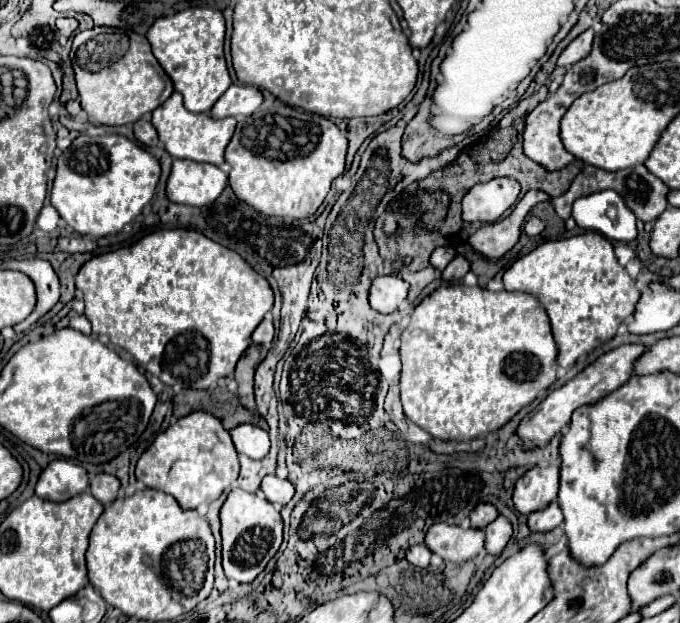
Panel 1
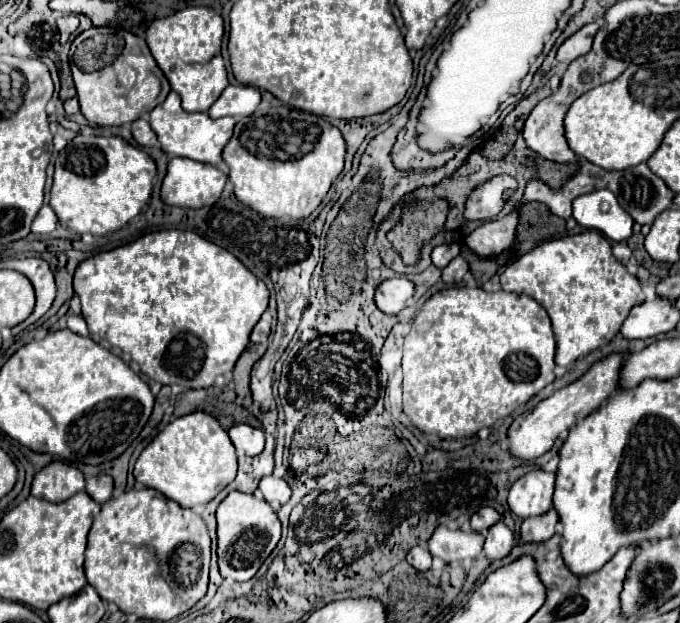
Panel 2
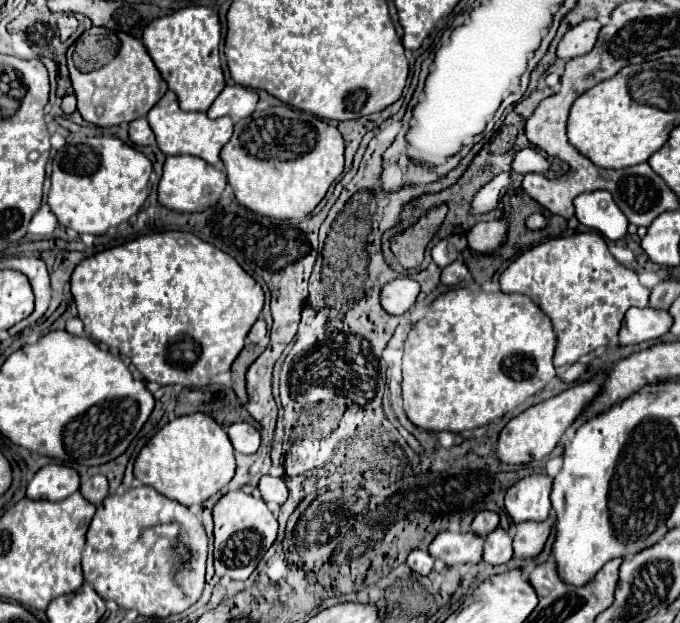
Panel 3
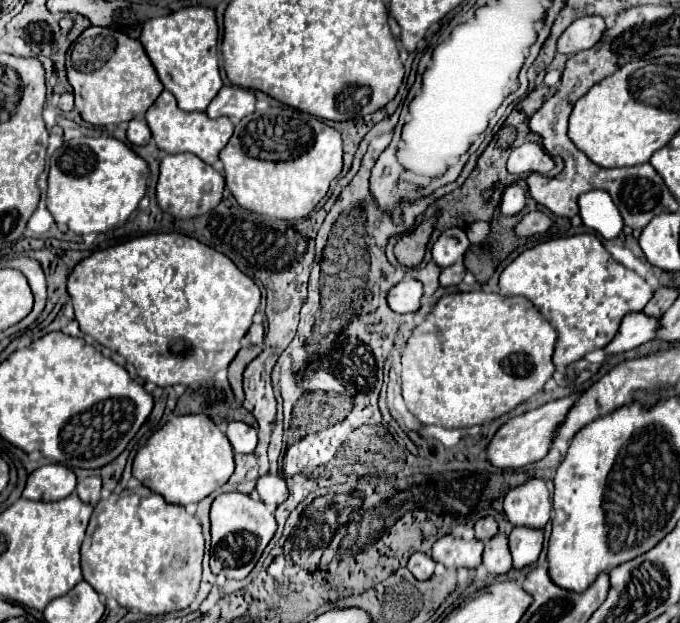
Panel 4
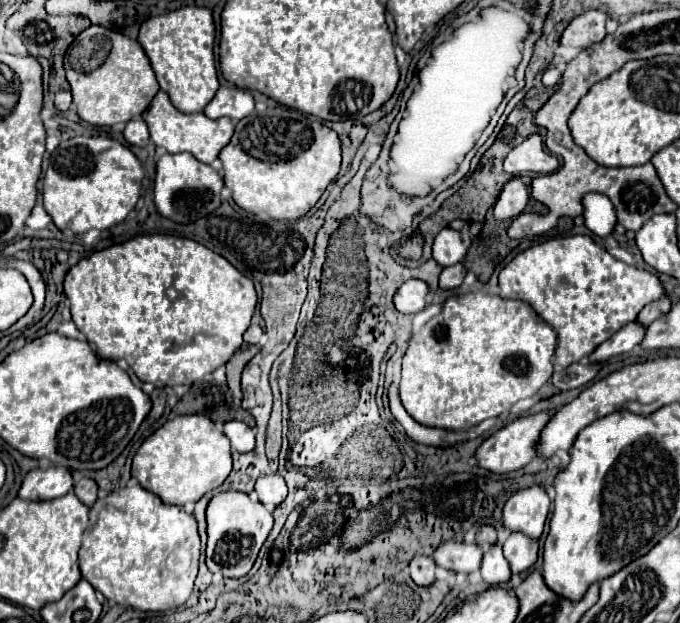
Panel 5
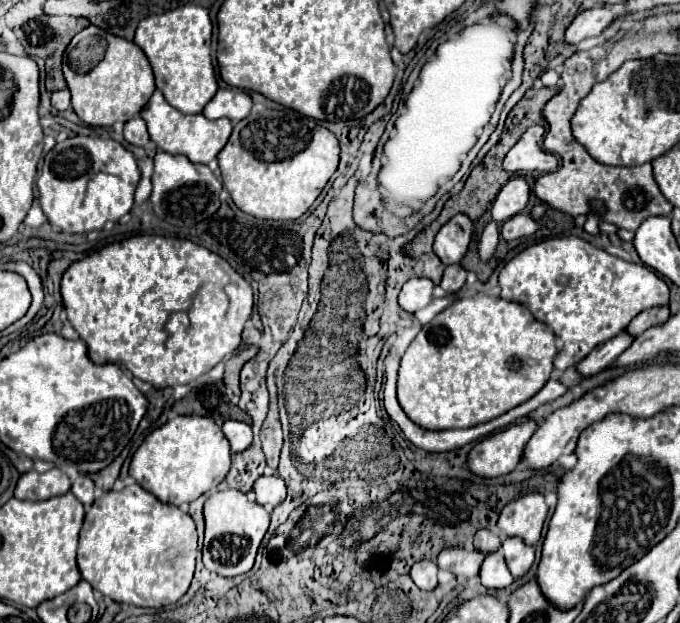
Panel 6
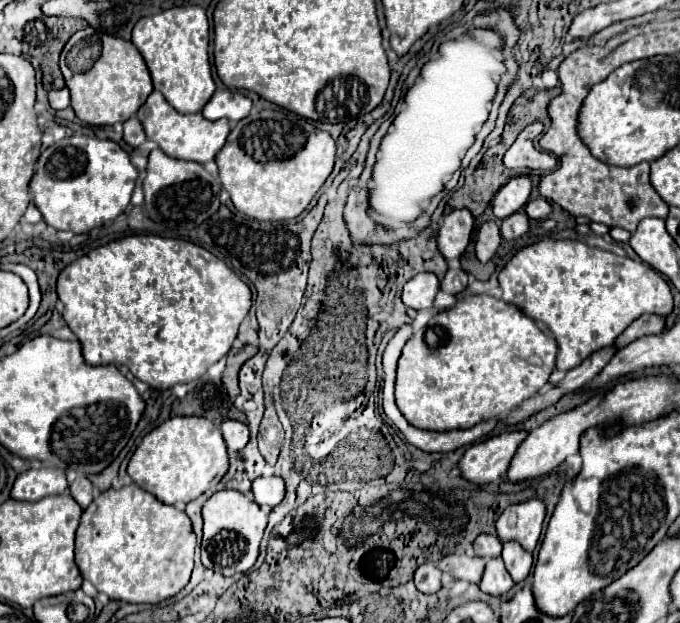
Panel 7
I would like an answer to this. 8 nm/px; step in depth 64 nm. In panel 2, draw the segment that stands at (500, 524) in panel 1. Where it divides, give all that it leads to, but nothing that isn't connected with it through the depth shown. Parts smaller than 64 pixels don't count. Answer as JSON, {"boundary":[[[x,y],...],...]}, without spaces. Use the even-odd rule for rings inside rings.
{"boundary":[[[498,520],[486,532],[484,554],[490,560],[496,560],[496,558],[504,558],[506,554],[510,554],[510,548],[512,548],[512,530],[502,520]]]}

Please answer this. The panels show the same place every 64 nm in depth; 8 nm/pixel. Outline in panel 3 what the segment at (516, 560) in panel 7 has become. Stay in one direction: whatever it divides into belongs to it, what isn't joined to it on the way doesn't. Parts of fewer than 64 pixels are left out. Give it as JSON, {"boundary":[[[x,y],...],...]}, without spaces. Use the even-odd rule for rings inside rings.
{"boundary":[[[554,514],[546,522],[522,522],[514,530],[514,554],[520,558],[534,558],[542,552],[550,530],[554,524]]]}

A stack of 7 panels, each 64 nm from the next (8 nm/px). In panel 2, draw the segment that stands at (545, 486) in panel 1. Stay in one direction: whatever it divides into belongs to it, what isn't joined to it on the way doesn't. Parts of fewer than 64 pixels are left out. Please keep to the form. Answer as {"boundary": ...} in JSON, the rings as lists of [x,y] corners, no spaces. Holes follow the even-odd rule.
{"boundary":[[[534,468],[522,478],[518,478],[508,494],[510,512],[520,518],[530,518],[548,512],[552,508],[554,482],[556,474],[546,472],[542,468]]]}

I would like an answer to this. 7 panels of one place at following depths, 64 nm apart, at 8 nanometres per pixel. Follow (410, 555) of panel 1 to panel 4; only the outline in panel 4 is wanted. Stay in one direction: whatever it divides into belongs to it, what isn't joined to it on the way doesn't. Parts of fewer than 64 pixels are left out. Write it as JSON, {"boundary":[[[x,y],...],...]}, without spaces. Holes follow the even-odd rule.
{"boundary":[[[416,552],[408,560],[408,570],[418,578],[418,580],[428,580],[434,572],[434,560],[428,554]]]}

